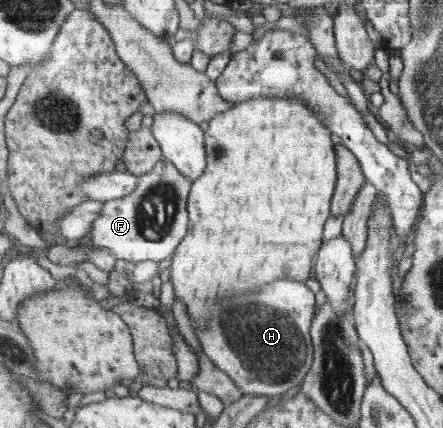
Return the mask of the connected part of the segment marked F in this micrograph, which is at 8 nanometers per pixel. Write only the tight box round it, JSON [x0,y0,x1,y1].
[88,158,193,263]

